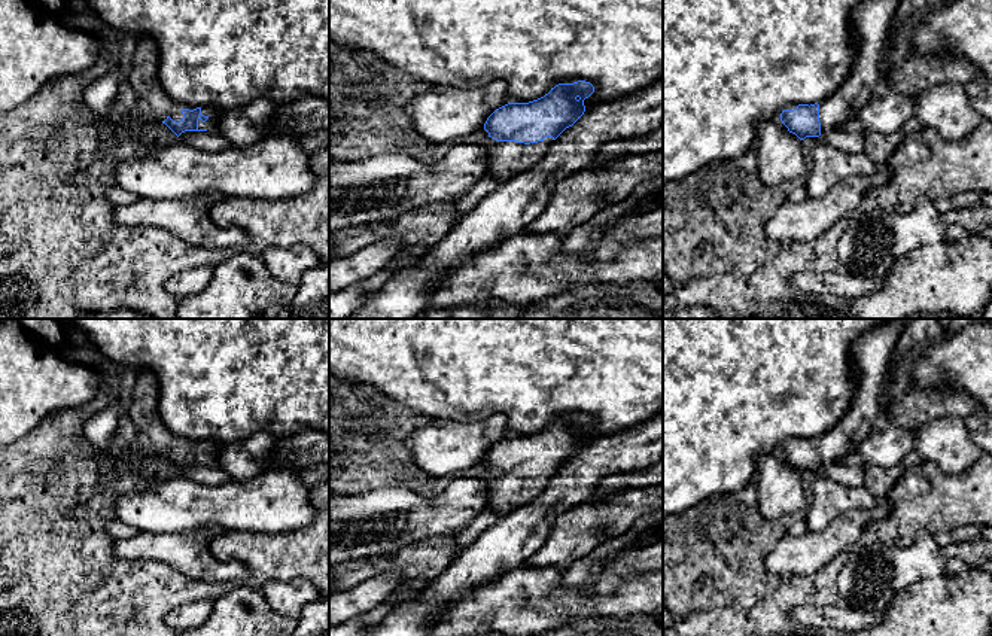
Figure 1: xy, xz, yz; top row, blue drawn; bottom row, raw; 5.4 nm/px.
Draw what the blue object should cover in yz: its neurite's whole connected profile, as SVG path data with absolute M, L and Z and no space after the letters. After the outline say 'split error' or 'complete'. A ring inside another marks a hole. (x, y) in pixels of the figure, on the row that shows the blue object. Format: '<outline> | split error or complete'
M864 0L850 18L855 58L842 86L815 104L782 110L780 121L800 140L819 137L822 130L839 128L856 119L859 109L882 86L880 69L886 51L889 24L901 0Z | split error

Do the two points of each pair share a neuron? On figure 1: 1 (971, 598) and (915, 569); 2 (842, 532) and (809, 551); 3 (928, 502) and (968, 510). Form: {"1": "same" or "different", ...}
{"1": "different", "2": "same", "3": "same"}

